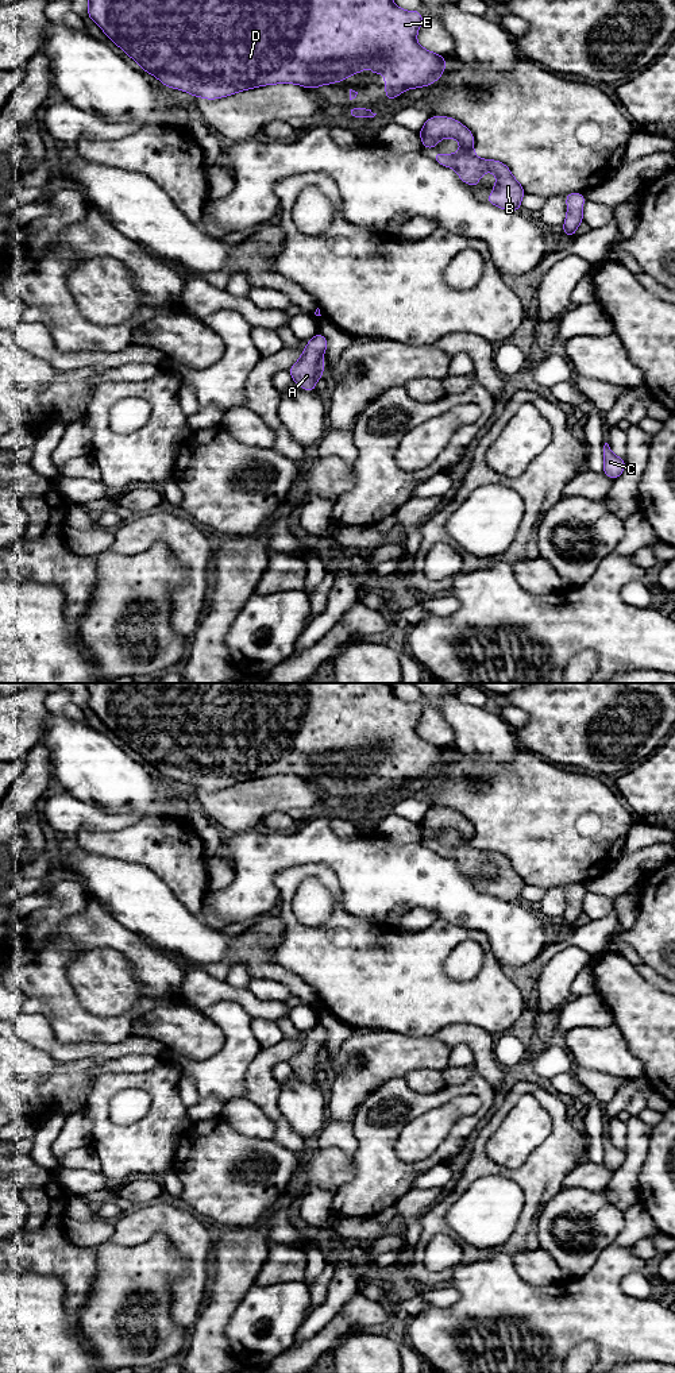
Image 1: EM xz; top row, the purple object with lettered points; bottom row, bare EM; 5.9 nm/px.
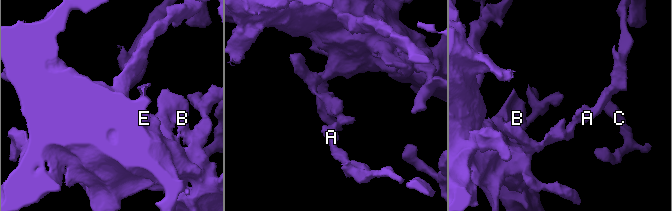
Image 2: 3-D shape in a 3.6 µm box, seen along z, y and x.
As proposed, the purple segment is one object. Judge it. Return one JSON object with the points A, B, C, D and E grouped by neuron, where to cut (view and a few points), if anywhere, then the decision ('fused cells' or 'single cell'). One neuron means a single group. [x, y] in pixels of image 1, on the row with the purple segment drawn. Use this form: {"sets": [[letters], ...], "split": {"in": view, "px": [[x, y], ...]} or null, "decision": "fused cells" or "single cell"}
{"sets": [["A", "B", "C", "D", "E"]], "split": null, "decision": "single cell"}

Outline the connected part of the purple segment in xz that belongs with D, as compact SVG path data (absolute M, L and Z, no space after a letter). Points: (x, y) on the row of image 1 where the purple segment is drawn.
M89 0L88 16L116 46L135 59L140 65L140 69L157 77L165 86L208 100L274 84L297 84L304 88L316 89L320 85L336 81L344 82L346 77L360 73L367 66L373 74L385 74L386 100L394 100L406 89L429 86L441 77L447 66L444 57L428 51L416 41L423 14L418 11L404 11L393 0Z

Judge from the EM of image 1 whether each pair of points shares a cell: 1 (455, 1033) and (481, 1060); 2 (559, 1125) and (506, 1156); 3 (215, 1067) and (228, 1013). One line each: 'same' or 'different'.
1: same
2: different
3: same

